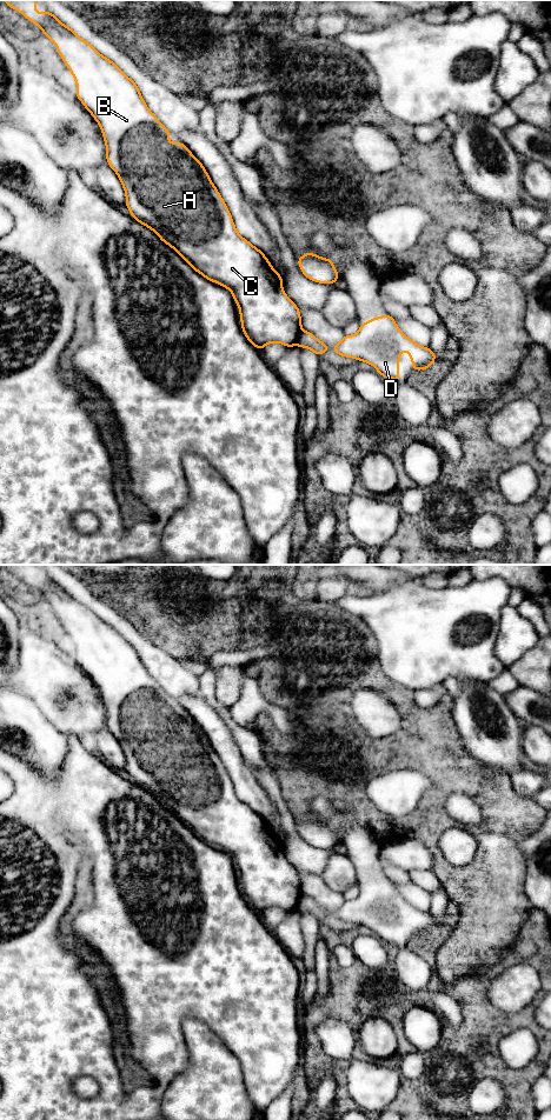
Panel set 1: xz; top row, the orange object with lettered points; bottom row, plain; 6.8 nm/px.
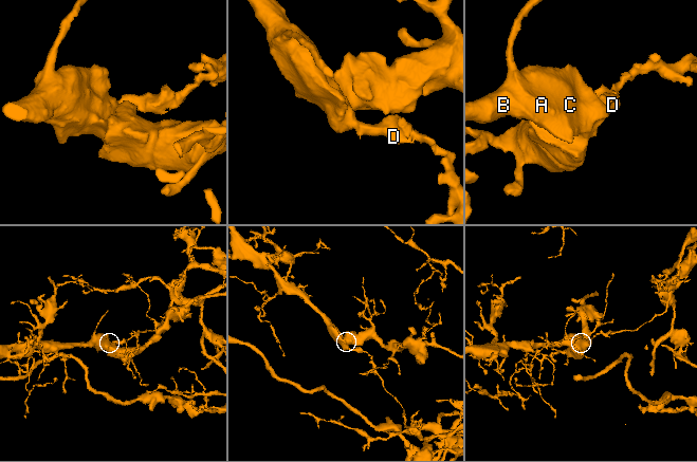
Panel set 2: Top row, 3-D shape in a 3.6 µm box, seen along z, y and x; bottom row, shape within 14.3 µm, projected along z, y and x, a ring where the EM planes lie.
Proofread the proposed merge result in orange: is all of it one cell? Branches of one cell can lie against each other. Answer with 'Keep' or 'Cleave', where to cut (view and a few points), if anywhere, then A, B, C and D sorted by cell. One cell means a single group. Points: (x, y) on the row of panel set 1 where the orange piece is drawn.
Cleave. Split along xz (301, 330), (296, 344). Groups: A B C / D

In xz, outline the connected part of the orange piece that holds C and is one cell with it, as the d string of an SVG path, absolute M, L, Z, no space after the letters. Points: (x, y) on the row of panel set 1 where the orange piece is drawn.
M36 0L4 1L38 25L55 44L77 82L77 98L101 128L106 160L120 179L132 218L151 228L199 274L231 291L240 311L243 332L254 347L261 351L272 342L288 348L297 345L301 332L300 311L283 291L281 275L260 249L237 232L203 164L184 142L170 141L171 132L148 109L135 82L53 13L38 13Z

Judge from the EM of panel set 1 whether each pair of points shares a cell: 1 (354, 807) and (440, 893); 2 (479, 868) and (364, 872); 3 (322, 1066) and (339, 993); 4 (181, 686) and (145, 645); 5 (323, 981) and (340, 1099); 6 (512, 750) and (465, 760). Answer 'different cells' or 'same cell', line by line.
1: different cells
2: different cells
3: same cell
4: same cell
5: different cells
6: different cells

